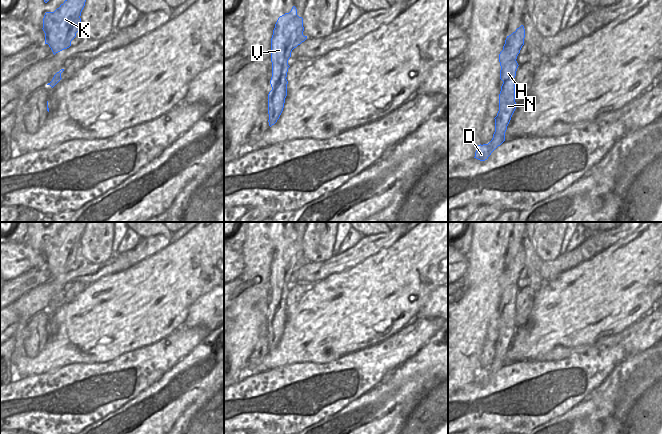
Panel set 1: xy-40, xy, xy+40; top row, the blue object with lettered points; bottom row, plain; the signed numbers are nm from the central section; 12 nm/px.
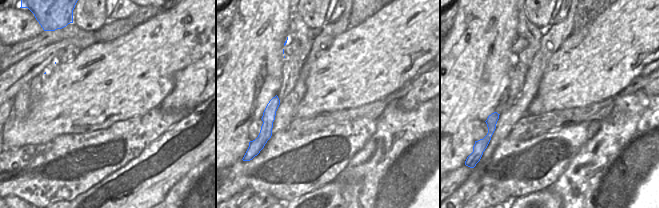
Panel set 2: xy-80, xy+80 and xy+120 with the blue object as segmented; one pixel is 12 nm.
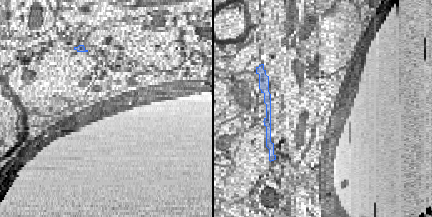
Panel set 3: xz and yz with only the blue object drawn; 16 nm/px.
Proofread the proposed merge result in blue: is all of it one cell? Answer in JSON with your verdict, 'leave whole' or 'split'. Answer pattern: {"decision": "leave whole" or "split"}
{"decision": "leave whole"}

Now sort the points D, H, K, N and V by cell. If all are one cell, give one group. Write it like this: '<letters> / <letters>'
D H K N V

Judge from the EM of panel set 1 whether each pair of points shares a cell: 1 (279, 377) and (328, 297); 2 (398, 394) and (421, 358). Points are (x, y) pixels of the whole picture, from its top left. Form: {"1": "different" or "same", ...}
{"1": "different", "2": "same"}

